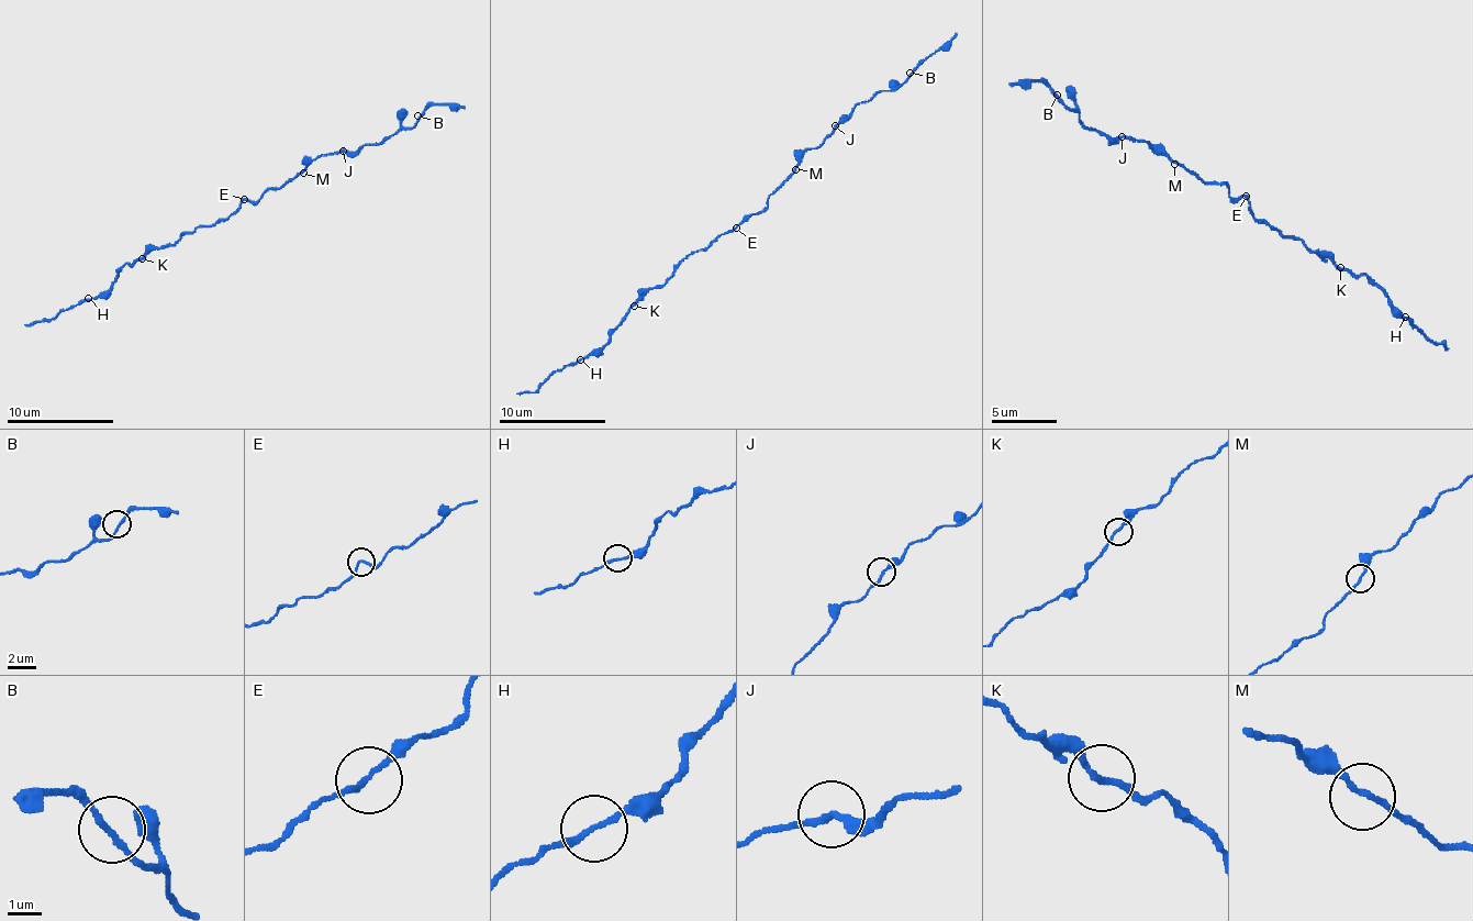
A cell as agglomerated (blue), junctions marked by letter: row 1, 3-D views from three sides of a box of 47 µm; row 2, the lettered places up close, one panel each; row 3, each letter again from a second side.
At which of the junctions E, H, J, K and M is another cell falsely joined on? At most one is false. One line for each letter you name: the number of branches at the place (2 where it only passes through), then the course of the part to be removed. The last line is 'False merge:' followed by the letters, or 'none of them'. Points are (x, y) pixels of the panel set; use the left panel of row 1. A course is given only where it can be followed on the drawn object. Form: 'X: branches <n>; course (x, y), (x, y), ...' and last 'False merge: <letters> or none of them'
False merge: none of them

